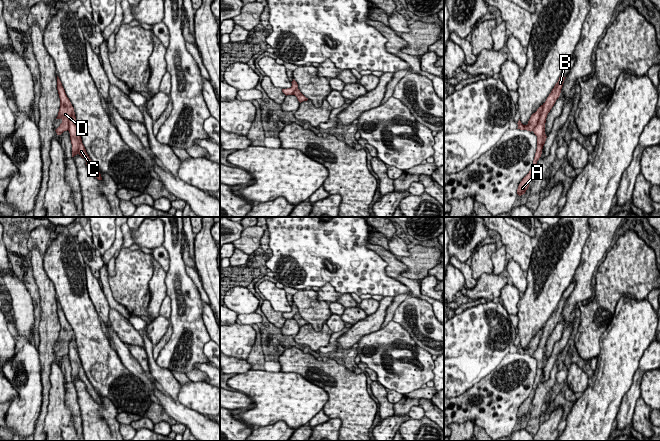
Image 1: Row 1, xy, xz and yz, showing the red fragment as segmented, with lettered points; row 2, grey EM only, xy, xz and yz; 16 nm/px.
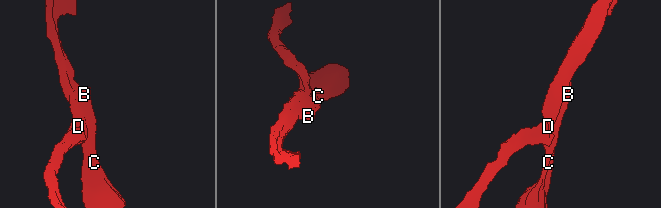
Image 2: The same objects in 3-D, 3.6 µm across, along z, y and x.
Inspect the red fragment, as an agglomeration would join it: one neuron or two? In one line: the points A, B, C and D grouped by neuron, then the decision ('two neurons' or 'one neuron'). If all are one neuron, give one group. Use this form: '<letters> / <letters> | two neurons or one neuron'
A B C D | one neuron

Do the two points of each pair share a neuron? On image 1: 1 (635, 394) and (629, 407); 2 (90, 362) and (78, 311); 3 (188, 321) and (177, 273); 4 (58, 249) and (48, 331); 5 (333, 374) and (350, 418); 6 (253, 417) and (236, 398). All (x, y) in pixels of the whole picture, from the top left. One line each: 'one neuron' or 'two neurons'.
1: one neuron
2: one neuron
3: one neuron
4: two neurons
5: one neuron
6: two neurons

